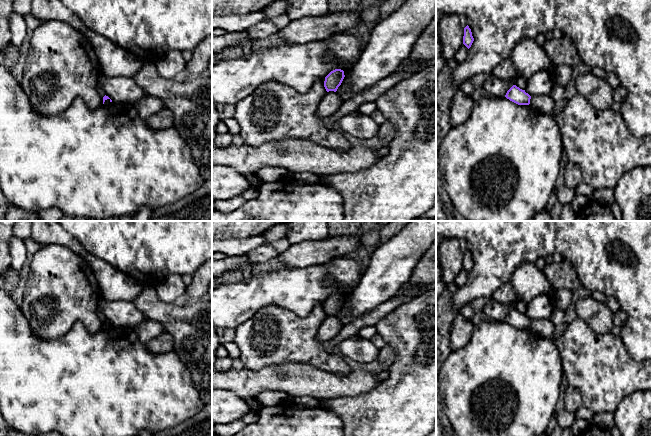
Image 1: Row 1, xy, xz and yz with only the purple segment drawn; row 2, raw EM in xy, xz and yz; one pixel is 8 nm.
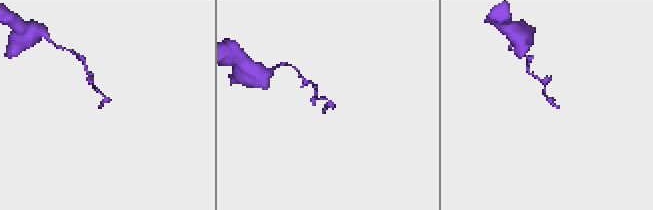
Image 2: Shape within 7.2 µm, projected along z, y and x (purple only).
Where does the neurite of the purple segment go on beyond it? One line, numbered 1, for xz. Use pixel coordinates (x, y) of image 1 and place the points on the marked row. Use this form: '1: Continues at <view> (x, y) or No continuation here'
1: No continuation here

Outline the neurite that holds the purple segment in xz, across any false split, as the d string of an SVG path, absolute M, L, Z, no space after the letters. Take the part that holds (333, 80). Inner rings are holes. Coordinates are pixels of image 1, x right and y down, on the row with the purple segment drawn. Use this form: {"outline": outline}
{"outline": "M335 69L331 71L326 77L324 81L324 87L327 92L334 91L336 92L338 87L341 85L344 79L344 71L341 69Z"}

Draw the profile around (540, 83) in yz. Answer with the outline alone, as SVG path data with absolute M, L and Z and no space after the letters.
M540 70L527 79L525 92L531 97L550 95L553 82L547 70Z

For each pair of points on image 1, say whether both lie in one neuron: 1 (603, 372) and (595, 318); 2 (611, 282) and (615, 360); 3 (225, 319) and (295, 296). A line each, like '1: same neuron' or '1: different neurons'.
1: different neurons
2: different neurons
3: same neuron

